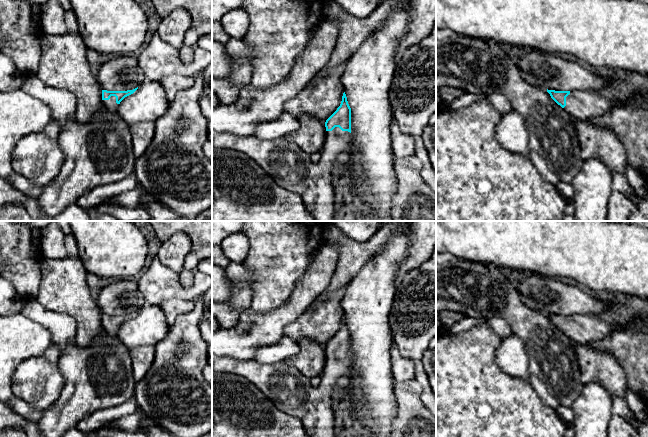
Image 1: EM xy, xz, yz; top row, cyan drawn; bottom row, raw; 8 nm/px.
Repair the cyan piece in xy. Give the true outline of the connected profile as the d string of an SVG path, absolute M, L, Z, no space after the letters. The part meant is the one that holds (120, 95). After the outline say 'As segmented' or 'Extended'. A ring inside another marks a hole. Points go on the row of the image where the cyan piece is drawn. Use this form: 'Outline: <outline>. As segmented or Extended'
Outline: M102 90L102 104L111 112L117 112L120 102L127 96L133 94L136 90L127 91L107 91Z. Extended

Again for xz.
Outline: M345 92L337 110L326 120L326 139L321 159L313 163L297 146L284 138L259 139L256 136L239 136L212 130L212 147L245 153L253 159L281 187L301 196L307 211L316 221L334 221L334 188L332 169L349 148L351 141L351 108Z. Extended

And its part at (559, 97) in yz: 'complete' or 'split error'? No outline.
split error

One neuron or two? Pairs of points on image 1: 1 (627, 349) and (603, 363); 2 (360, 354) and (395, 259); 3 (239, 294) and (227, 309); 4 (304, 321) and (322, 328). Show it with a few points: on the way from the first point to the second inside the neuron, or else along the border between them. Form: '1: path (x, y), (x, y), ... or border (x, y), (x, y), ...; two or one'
1: border (592, 348), (608, 352), (622, 367), (627, 377); two
2: path (369, 330), (369, 295), (375, 283); one
3: border (225, 301), (240, 312); two
4: path (308, 323), (318, 324); one

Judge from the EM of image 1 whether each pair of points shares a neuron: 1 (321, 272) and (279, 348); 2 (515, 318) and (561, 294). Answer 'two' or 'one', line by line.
1: two
2: two

